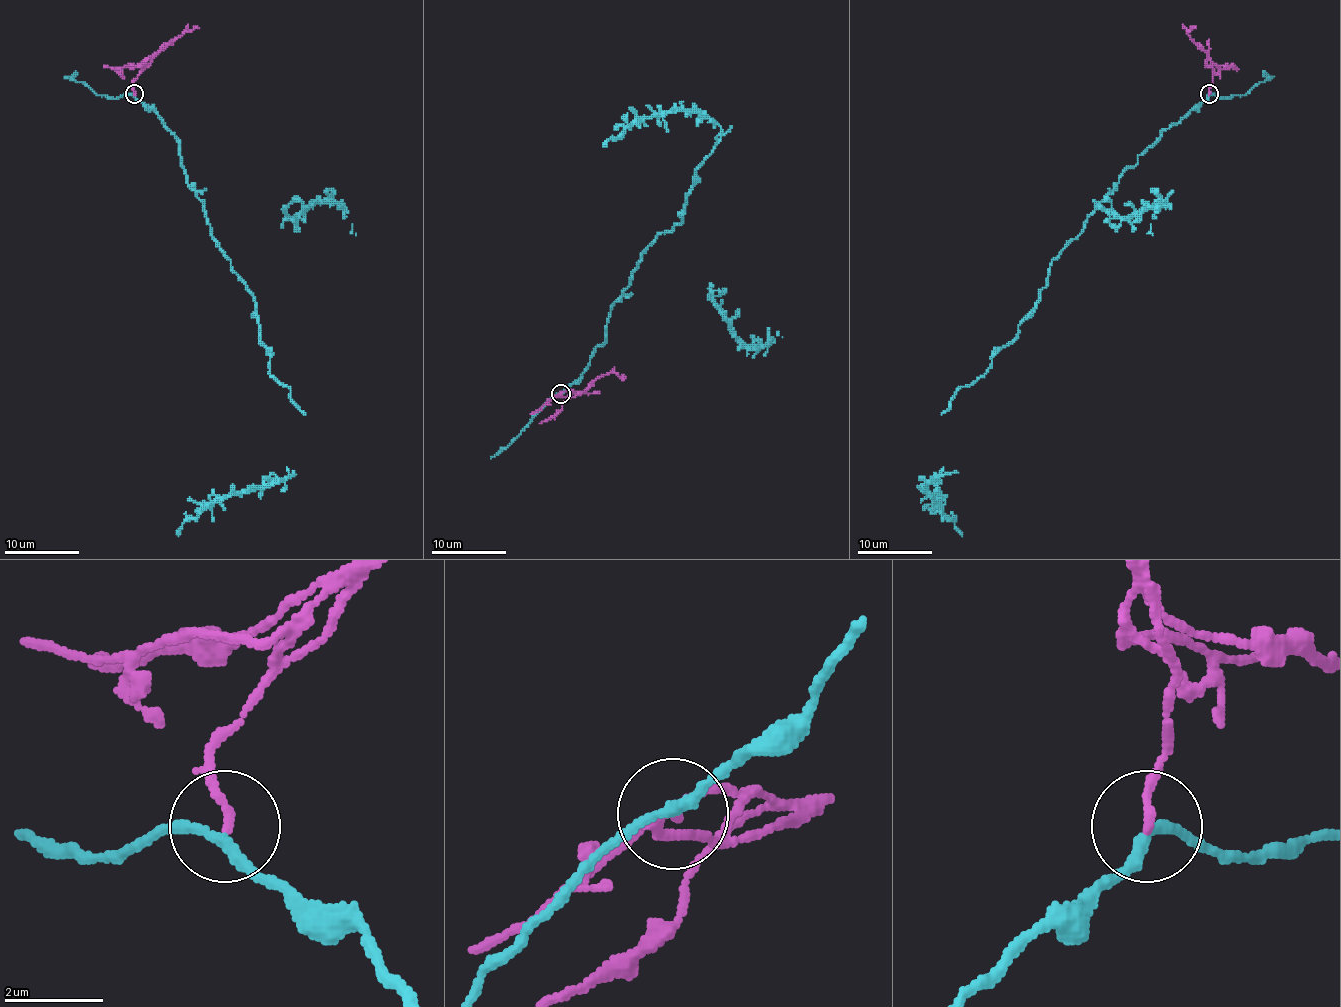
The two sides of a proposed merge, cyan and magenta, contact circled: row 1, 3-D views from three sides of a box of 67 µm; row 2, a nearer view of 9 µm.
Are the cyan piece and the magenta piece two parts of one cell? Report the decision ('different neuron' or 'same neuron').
different neuron

